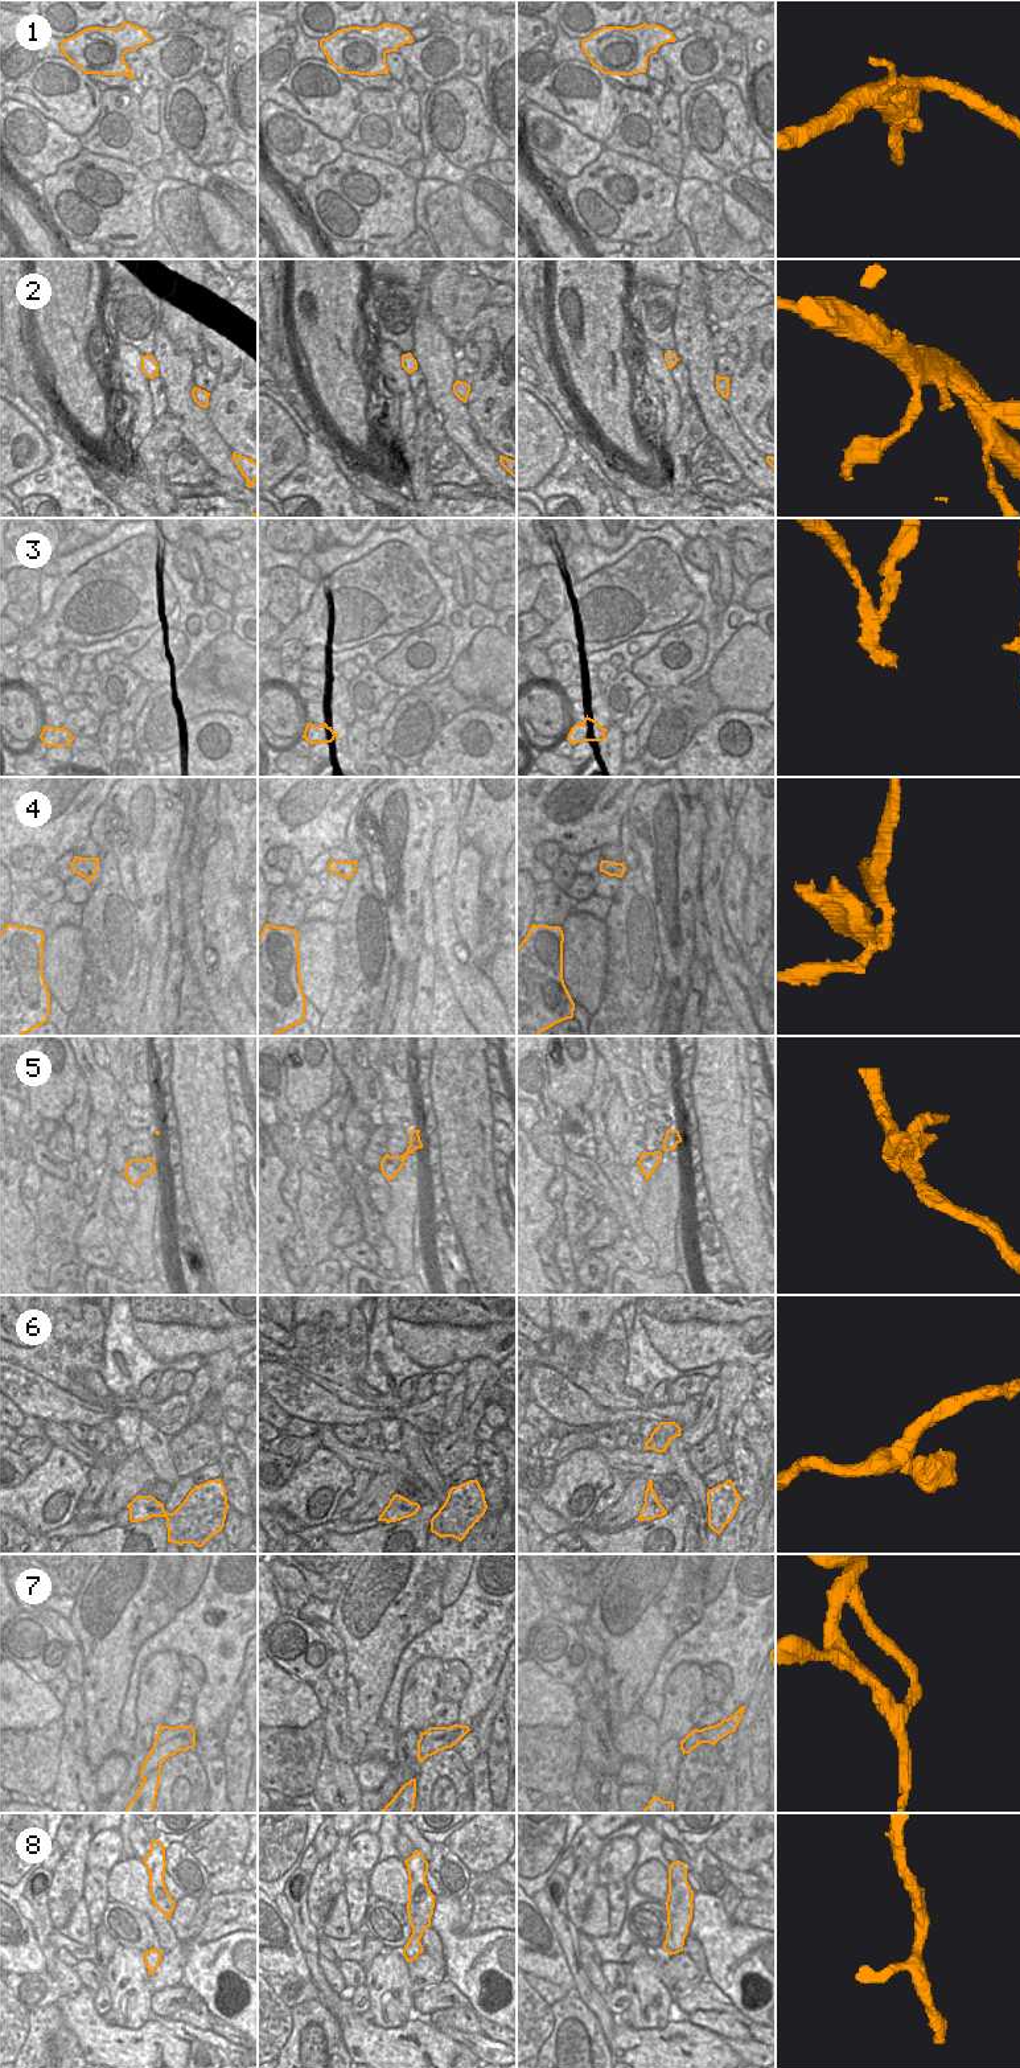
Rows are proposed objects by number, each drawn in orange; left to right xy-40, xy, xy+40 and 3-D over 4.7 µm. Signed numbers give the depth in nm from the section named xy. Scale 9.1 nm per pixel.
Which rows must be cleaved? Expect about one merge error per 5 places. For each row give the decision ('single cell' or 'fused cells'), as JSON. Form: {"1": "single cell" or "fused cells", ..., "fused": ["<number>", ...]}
{"1": "single cell", "2": "single cell", "3": "fused cells", "4": "single cell", "5": "single cell", "6": "single cell", "7": "fused cells", "8": "single cell", "fused": ["3", "7"]}

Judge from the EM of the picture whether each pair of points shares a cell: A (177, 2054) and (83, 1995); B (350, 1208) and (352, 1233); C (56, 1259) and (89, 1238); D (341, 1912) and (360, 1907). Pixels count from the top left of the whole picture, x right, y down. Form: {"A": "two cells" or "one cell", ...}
{"A": "one cell", "B": "one cell", "C": "two cells", "D": "two cells"}

